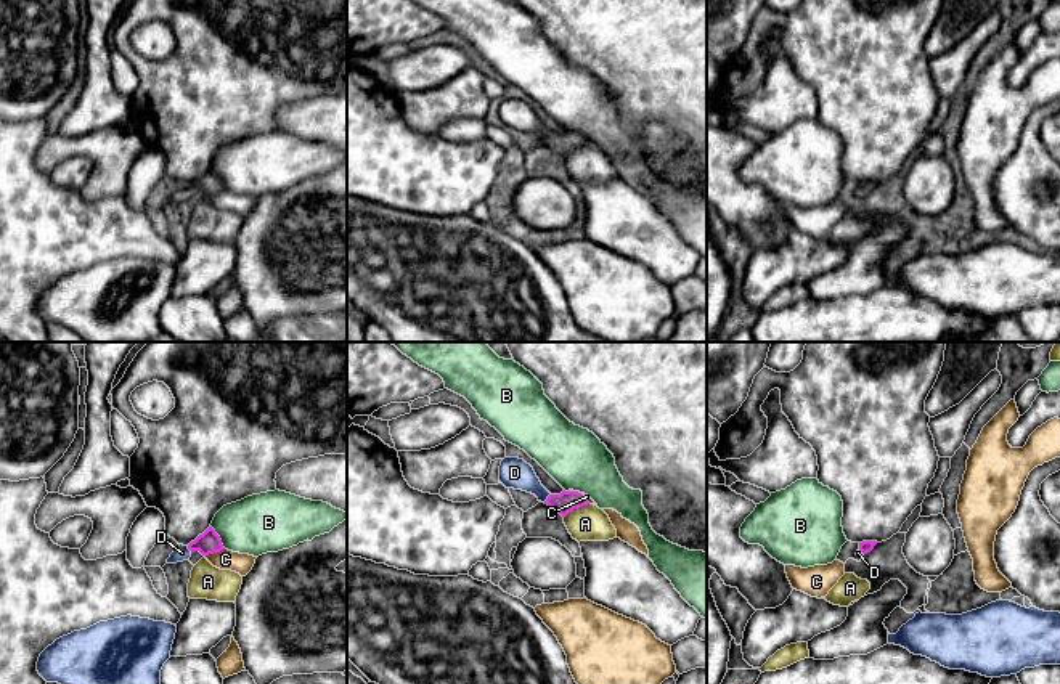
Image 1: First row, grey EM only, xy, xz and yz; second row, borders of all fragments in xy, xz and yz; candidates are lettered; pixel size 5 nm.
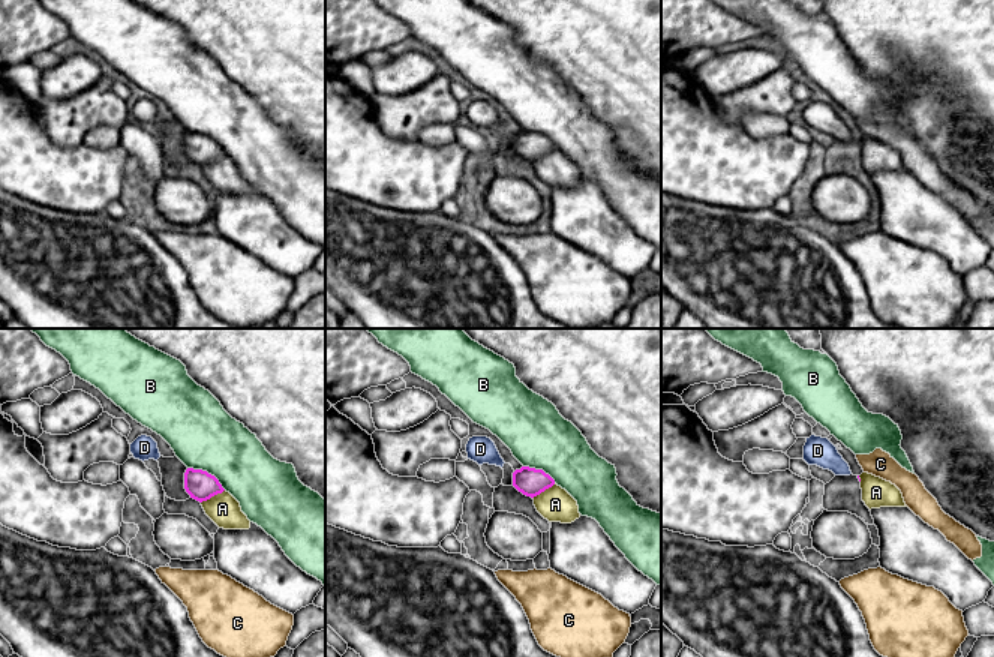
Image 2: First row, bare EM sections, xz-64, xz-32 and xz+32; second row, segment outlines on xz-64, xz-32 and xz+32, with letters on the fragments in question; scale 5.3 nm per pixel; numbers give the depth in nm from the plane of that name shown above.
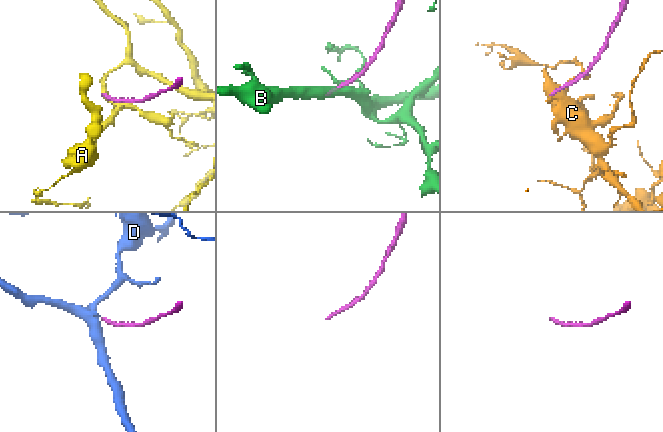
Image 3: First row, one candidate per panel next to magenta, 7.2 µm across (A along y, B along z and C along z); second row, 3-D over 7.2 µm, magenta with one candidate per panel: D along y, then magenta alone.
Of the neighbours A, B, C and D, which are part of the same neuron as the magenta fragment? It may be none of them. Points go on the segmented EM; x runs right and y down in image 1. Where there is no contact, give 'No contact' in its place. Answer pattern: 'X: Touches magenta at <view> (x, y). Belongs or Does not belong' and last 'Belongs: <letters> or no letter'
A: Touches magenta at xz (575, 508). Does not belong
B: Touches magenta at xy (219, 537). Does not belong
C: Touches magenta at xy (214, 551). Does not belong
D: Touches magenta at xz (548, 498). Belongs
Belongs: D

